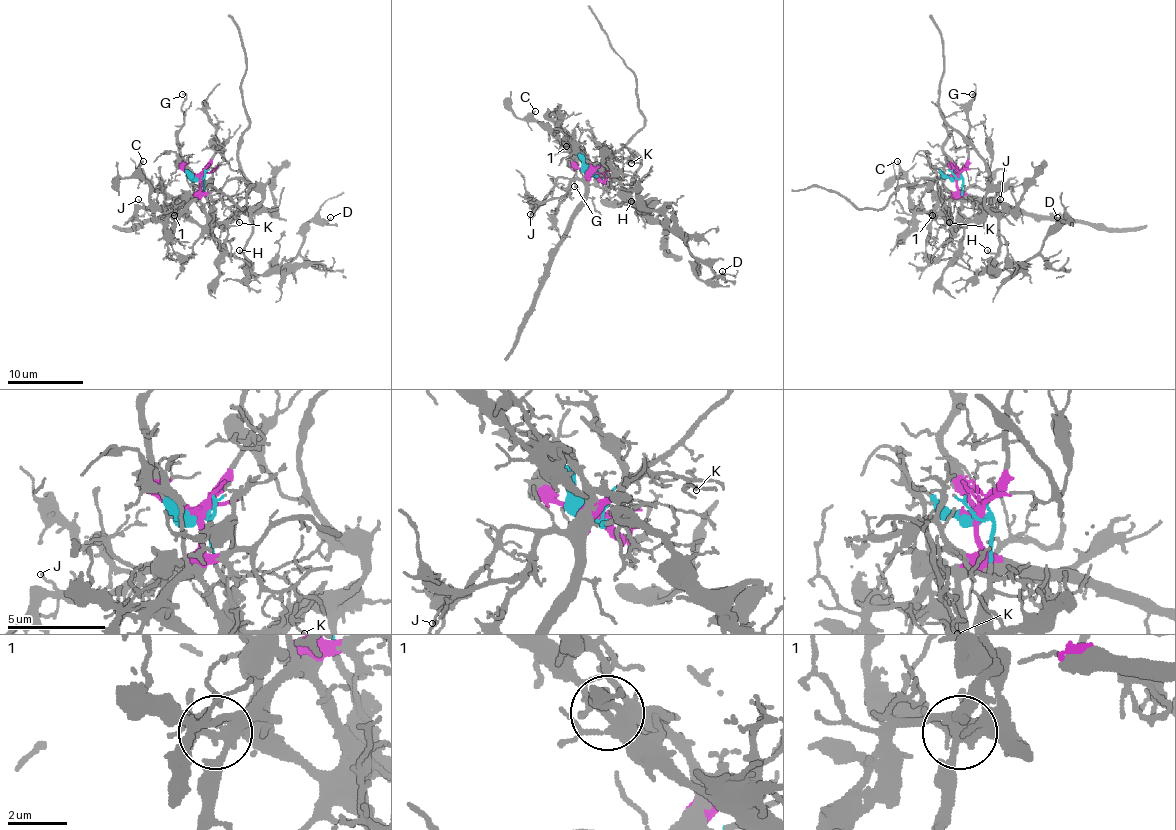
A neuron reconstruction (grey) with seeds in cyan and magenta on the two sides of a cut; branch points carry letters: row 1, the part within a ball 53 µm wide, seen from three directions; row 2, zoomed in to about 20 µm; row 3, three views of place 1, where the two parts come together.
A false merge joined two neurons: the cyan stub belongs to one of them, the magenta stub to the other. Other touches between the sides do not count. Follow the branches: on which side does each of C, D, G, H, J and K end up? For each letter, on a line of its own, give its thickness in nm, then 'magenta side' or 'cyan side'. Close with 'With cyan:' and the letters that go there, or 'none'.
C: calibre 140 nm; cyan side
D: calibre 120 nm; cyan side
G: calibre 130 nm; magenta side
H: calibre 170 nm; cyan side
J: calibre 90 nm; magenta side
K: calibre 100 nm; magenta side
With cyan: C, D, H

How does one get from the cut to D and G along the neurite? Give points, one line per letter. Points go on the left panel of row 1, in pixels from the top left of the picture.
D: (196, 177), (219, 221), (251, 219), (244, 257), (255, 274), (283, 268), (302, 228), (331, 217)
G: (198, 175), (185, 168), (177, 141), (177, 130), (185, 113), (181, 109), (187, 96), (183, 94)

